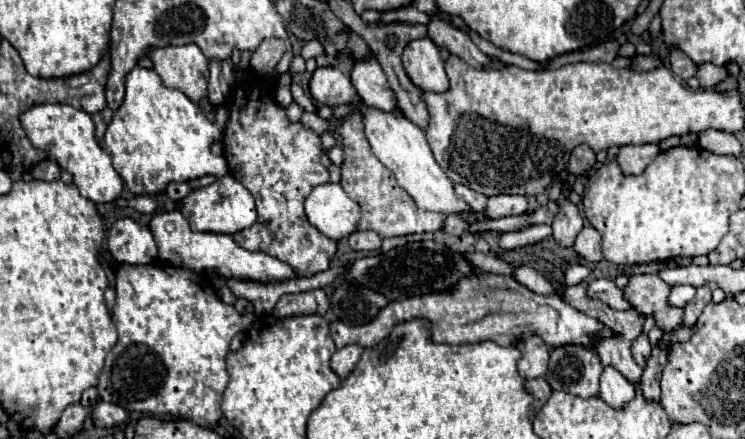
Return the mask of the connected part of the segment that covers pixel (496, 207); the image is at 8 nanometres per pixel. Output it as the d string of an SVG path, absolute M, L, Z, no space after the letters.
M497 194L487 198L487 206L483 216L489 218L503 218L503 216L515 216L523 214L527 210L527 200L525 196L515 196L515 194Z

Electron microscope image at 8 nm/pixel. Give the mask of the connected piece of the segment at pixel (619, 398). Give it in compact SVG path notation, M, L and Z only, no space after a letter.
M607 366L601 374L601 390L599 396L605 404L609 404L611 408L619 410L623 408L627 402L631 402L635 398L635 386L625 380L619 372L615 372L615 368Z

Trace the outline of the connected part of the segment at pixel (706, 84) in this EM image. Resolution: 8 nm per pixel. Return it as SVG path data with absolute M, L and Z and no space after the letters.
M711 62L697 64L697 80L703 88L713 88L727 78L727 66L715 66Z

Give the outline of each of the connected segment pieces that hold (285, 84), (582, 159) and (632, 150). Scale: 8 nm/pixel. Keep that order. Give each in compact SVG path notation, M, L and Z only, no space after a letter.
M285 72L285 74L279 78L277 86L275 86L275 102L277 102L281 108L287 108L287 106L293 102L289 86L291 86L291 76Z
M579 144L579 146L575 146L573 152L571 152L567 170L569 170L571 174L583 174L583 172L587 172L593 164L595 164L595 152L593 152L587 144Z
M643 144L643 146L621 146L617 154L617 164L623 174L637 176L641 174L659 154L657 144Z

